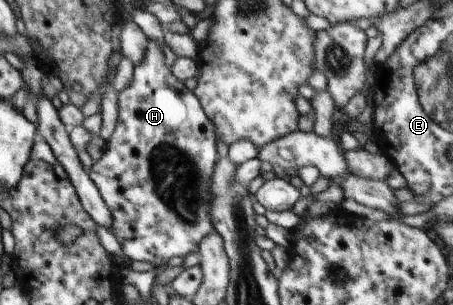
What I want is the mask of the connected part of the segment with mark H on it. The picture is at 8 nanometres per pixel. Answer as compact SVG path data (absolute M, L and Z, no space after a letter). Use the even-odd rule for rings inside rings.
M148 40L144 61L134 66L132 81L118 93L116 129L107 141L104 153L93 162L88 173L112 213L110 231L120 243L122 253L130 261L149 262L156 270L167 266L173 257L199 253L200 240L215 230L210 221L210 183L219 159L212 121L194 92L172 75L162 48L156 41Z

